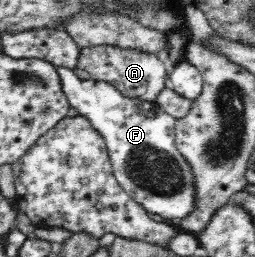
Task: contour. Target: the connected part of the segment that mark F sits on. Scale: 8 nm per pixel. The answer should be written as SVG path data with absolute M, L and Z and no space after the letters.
M57 67L63 92L67 95L71 107L78 110L92 124L105 140L112 171L124 191L131 195L136 203L144 206L146 211L161 215L164 221L176 222L188 215L194 209L194 182L190 166L176 147L175 117L162 111L157 102L147 102L143 99L130 98L122 95L111 83L82 80L74 70Z

